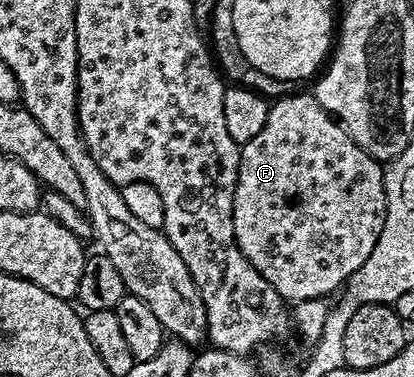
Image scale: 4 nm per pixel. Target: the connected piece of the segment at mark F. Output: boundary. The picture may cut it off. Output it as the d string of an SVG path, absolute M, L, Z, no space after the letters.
M300 93L297 97L285 95L271 102L268 114L266 115L266 127L254 135L240 151L240 170L236 180L236 190L234 191L234 235L242 255L255 269L278 291L278 295L283 297L285 302L295 303L298 301L309 301L315 297L321 299L327 298L327 293L334 289L339 290L351 278L353 273L358 271L370 259L374 247L384 230L386 215L388 214L388 200L386 199L386 187L384 186L385 166L370 156L358 143L354 143L352 136L347 133L344 126L336 120L332 114L327 113L319 103L316 102L315 96Z

